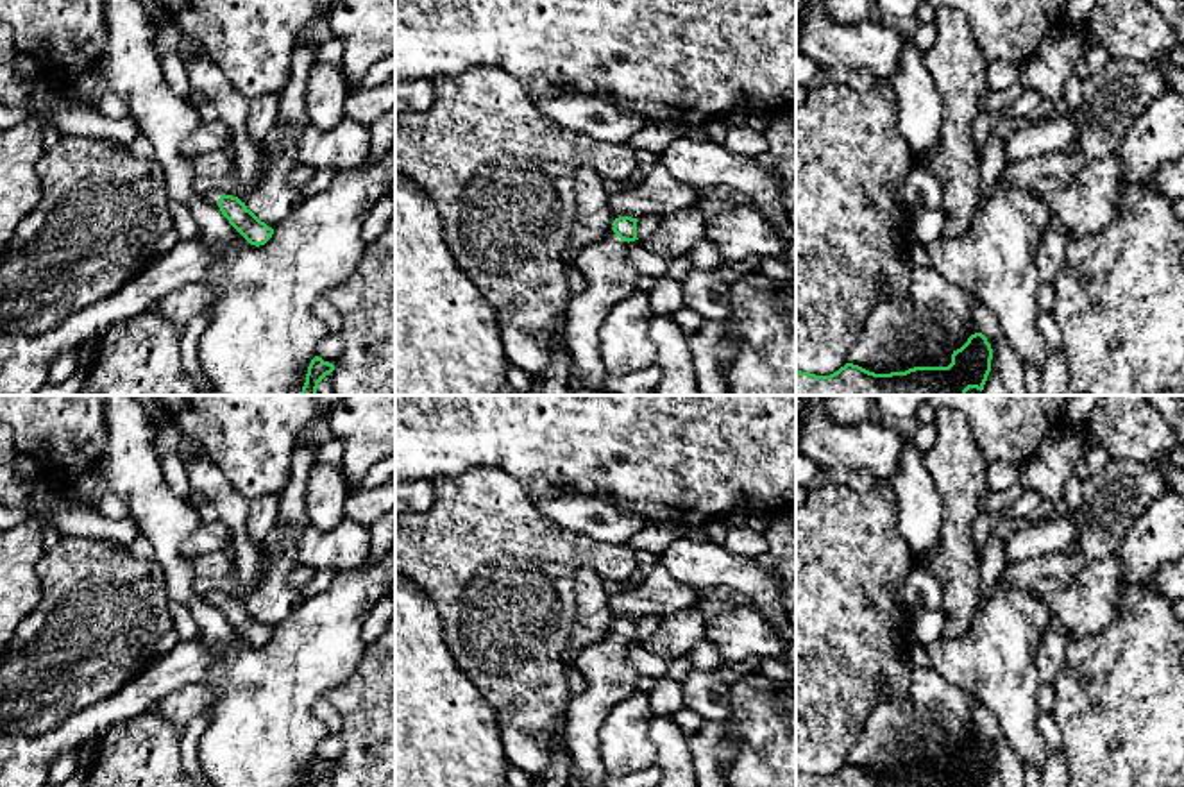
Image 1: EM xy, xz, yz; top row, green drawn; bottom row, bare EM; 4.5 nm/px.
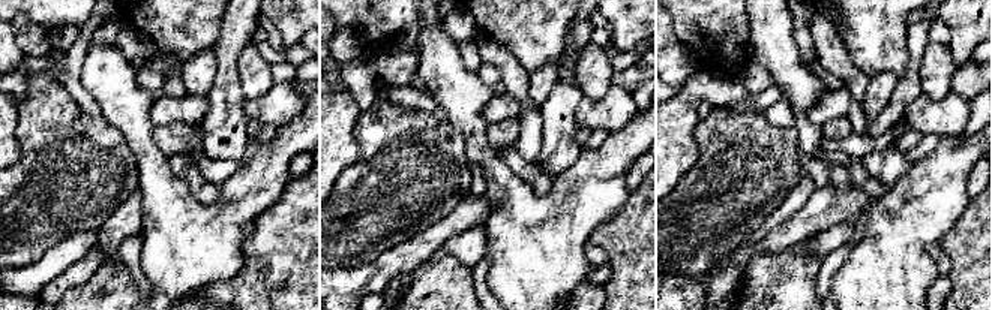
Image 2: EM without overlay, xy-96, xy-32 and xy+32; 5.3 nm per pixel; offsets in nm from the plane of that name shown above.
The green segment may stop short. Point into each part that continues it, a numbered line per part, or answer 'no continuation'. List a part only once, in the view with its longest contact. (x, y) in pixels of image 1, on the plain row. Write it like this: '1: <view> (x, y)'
1: xz (610, 678)

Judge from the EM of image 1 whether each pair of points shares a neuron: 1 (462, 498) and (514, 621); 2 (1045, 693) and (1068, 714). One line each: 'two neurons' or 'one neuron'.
1: one neuron
2: two neurons

